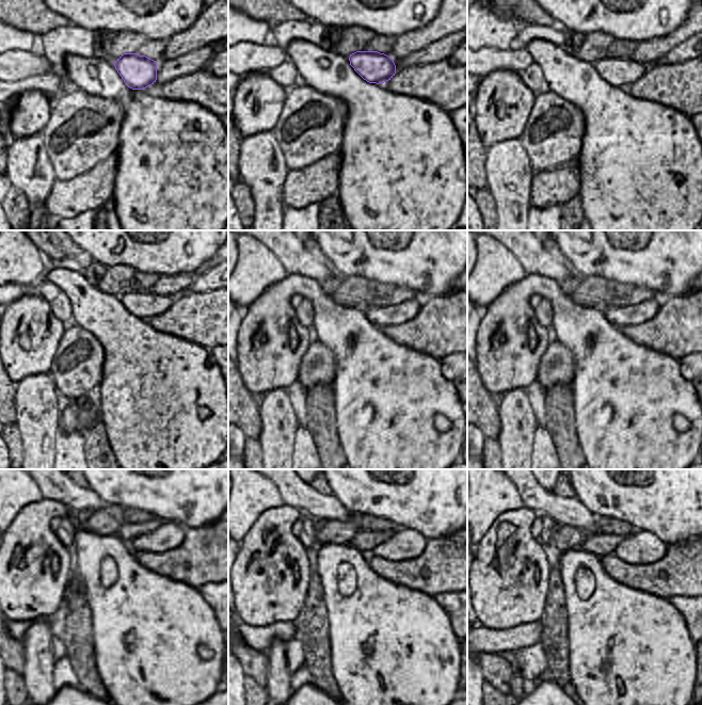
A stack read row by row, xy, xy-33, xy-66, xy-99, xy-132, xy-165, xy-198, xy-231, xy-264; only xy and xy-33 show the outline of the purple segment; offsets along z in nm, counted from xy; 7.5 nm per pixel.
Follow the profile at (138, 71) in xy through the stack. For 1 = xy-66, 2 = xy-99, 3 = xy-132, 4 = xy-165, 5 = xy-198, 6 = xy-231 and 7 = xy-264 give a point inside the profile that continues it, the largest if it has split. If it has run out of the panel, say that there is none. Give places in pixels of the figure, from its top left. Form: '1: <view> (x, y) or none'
1: xy-66 (620, 71)
2: xy-99 (139, 308)
3: xy-132 (401, 295)
4: xy-165 (639, 297)
5: xy-198 (169, 537)
6: xy-231 (407, 544)
7: xy-264 (641, 547)

